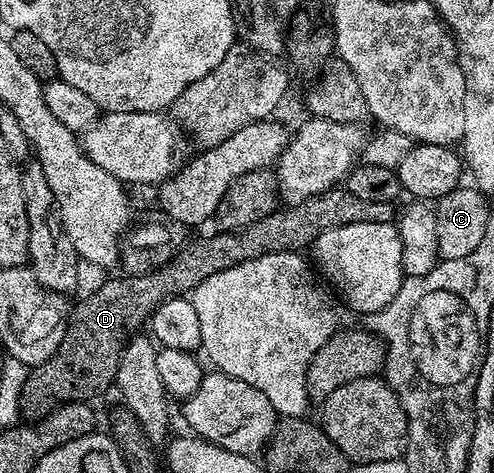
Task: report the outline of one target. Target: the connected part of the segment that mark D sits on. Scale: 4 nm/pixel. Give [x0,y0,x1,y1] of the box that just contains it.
[20,185,394,421]

